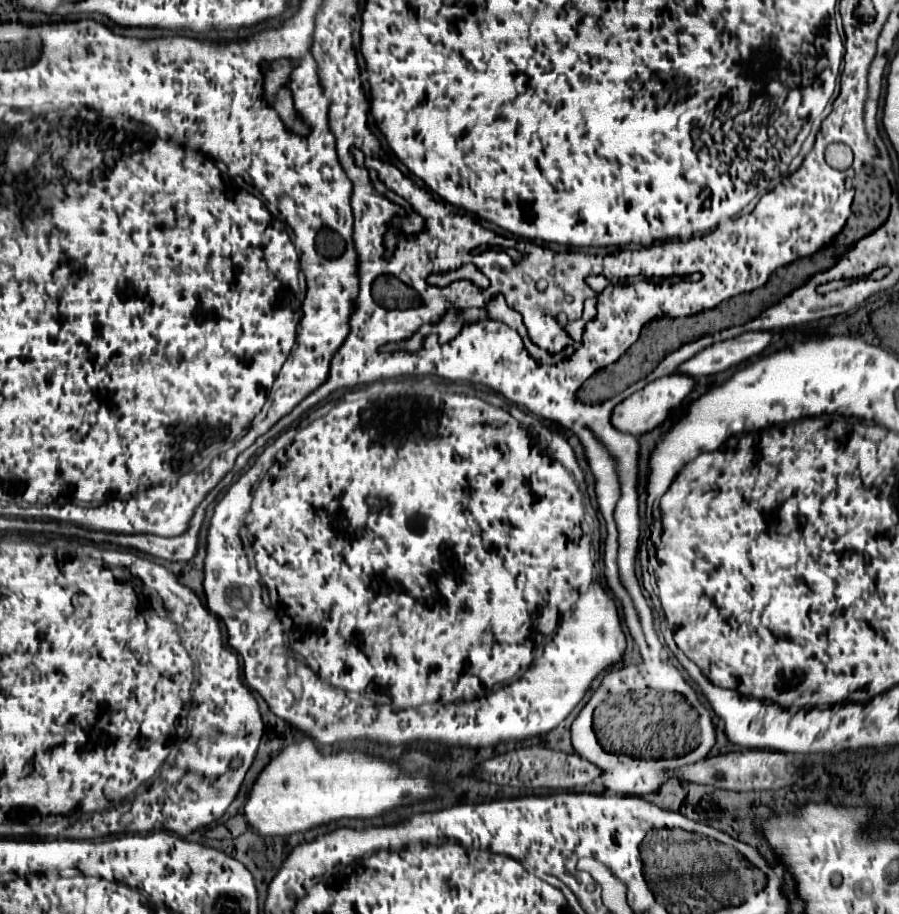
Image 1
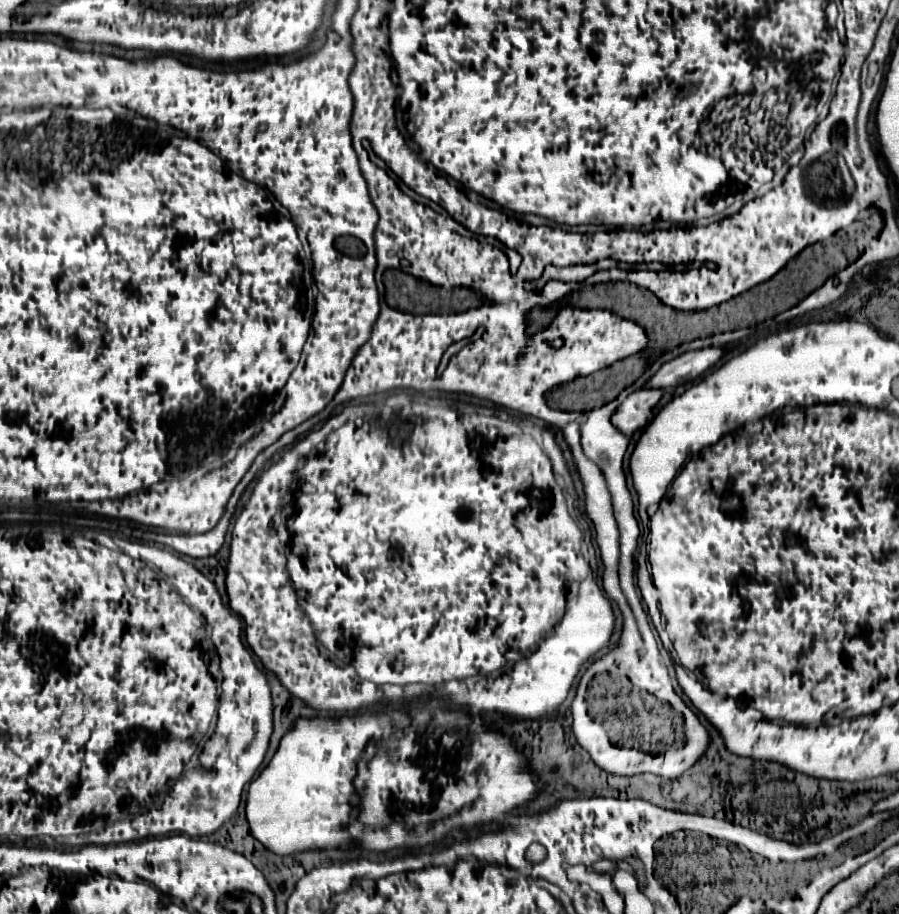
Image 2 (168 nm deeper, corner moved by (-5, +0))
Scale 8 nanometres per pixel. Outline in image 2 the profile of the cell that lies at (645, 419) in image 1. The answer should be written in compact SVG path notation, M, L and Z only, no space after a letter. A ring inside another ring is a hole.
M638 389L630 393L612 415L612 425L620 429L626 437L632 437L636 431L646 427L652 409L658 405L662 395L662 389Z

